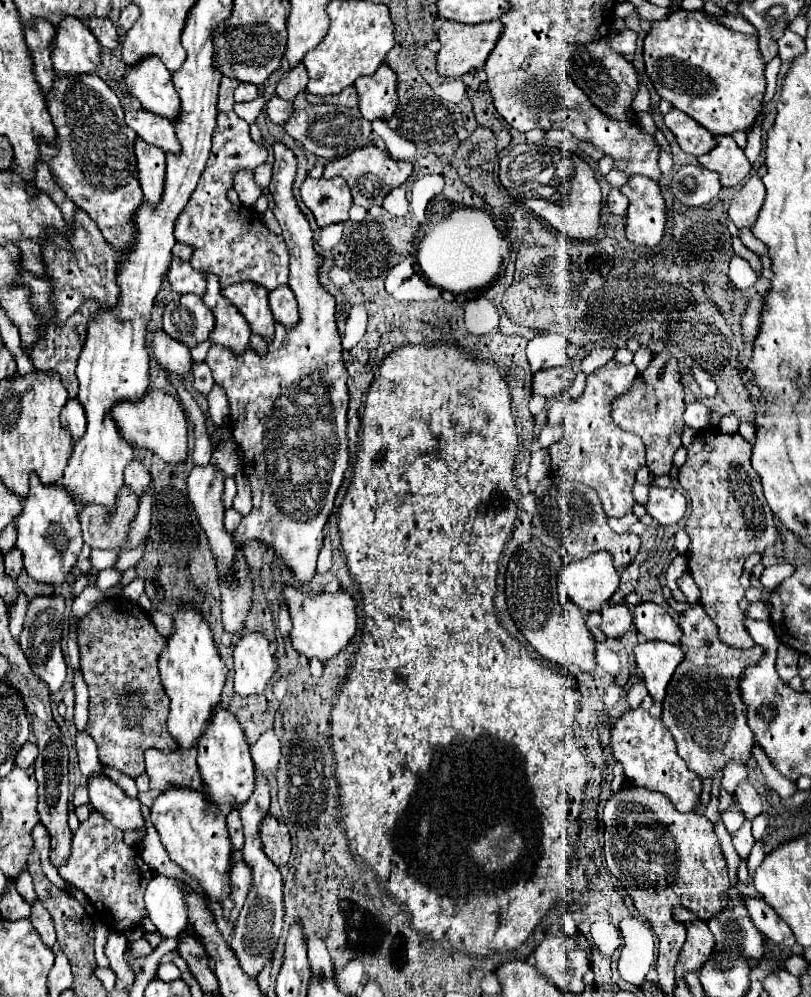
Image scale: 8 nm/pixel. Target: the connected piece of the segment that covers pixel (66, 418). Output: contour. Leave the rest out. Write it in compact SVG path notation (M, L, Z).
M70 398L68 404L64 406L62 414L60 414L62 424L66 426L66 430L72 434L74 440L80 440L86 432L86 416L84 410L80 408L80 402L76 398Z

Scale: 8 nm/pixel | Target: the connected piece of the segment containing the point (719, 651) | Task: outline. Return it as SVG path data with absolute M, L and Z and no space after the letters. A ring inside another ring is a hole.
M676 556L672 560L672 564L668 566L668 570L666 570L666 582L664 584L670 588L672 598L676 602L688 604L688 608L680 614L680 620L678 620L678 626L684 632L684 636L680 640L680 648L684 650L684 660L680 662L680 666L676 668L670 684L668 684L666 698L662 702L662 706L664 706L662 722L670 730L674 742L676 742L678 756L696 774L700 774L702 778L708 778L708 776L714 776L716 770L722 770L730 760L744 762L744 764L748 764L748 760L750 760L750 748L754 746L754 734L746 724L746 706L744 706L744 702L740 698L738 680L740 680L740 674L748 666L754 666L760 660L762 648L754 646L752 650L736 650L736 648L730 648L730 646L722 644L720 638L718 638L718 628L712 624L712 620L708 620L708 616L702 610L702 606L700 604L690 604L686 600L686 596L680 592L676 580L678 580L678 576L682 572L686 572L686 556Z

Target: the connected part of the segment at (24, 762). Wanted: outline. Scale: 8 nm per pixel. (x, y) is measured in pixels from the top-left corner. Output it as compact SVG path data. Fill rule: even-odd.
M26 742L24 748L20 748L20 752L16 754L16 764L18 764L20 768L28 768L28 766L34 764L36 756L38 756L38 748L36 748L36 744Z

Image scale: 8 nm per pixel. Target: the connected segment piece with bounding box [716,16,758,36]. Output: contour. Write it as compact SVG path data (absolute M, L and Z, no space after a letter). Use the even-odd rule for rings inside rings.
M722 16L722 18L716 18L720 24L724 24L724 26L728 26L728 28L732 28L732 30L738 30L738 32L742 32L744 34L750 35L758 35L758 32L750 22L746 22L746 20L740 20L740 18L732 18L732 16Z

